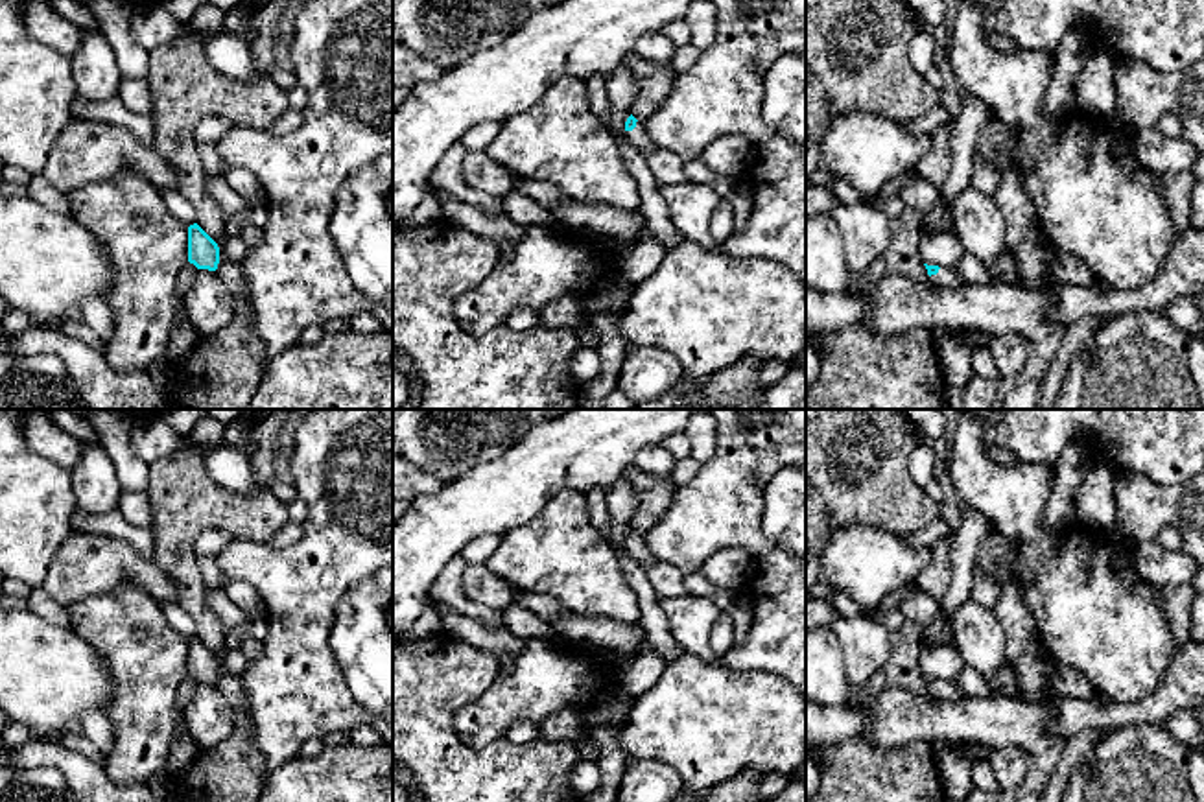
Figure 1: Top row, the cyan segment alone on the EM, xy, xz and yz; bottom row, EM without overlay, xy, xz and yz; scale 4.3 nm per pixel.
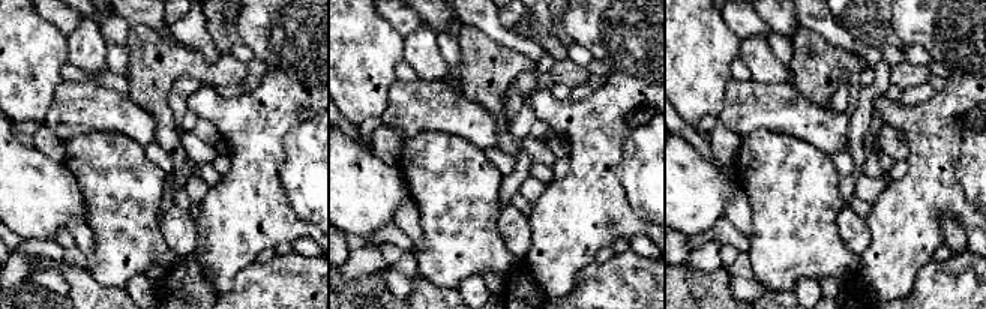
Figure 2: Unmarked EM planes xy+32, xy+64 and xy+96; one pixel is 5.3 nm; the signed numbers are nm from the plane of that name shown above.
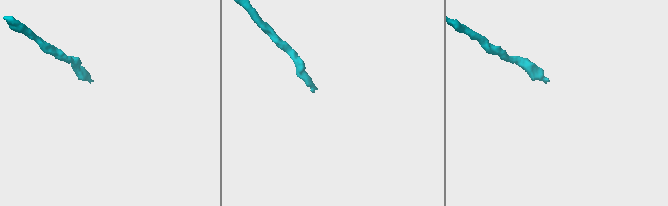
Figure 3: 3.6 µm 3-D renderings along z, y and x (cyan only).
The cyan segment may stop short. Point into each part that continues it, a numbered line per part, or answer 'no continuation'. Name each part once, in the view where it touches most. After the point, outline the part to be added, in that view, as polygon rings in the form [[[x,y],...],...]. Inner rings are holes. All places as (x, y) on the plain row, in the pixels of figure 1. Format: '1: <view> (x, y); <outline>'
1: xz (638, 548); [[[642,533],[636,535],[632,544],[625,544],[625,551],[632,555],[643,570],[647,570],[656,560],[647,548]]]

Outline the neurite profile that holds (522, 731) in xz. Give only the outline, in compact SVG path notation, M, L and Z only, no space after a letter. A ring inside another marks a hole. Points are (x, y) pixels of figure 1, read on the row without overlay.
M518 717L513 721L503 737L513 743L527 743L538 737L538 730L538 723Z

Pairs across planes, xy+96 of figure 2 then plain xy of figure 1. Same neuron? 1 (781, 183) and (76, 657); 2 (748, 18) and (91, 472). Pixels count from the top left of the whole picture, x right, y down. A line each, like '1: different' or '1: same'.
1: different
2: different

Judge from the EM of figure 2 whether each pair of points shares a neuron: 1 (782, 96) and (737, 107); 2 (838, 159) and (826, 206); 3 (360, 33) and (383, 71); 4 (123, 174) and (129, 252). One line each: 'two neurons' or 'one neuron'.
1: one neuron
2: two neurons
3: one neuron
4: one neuron

